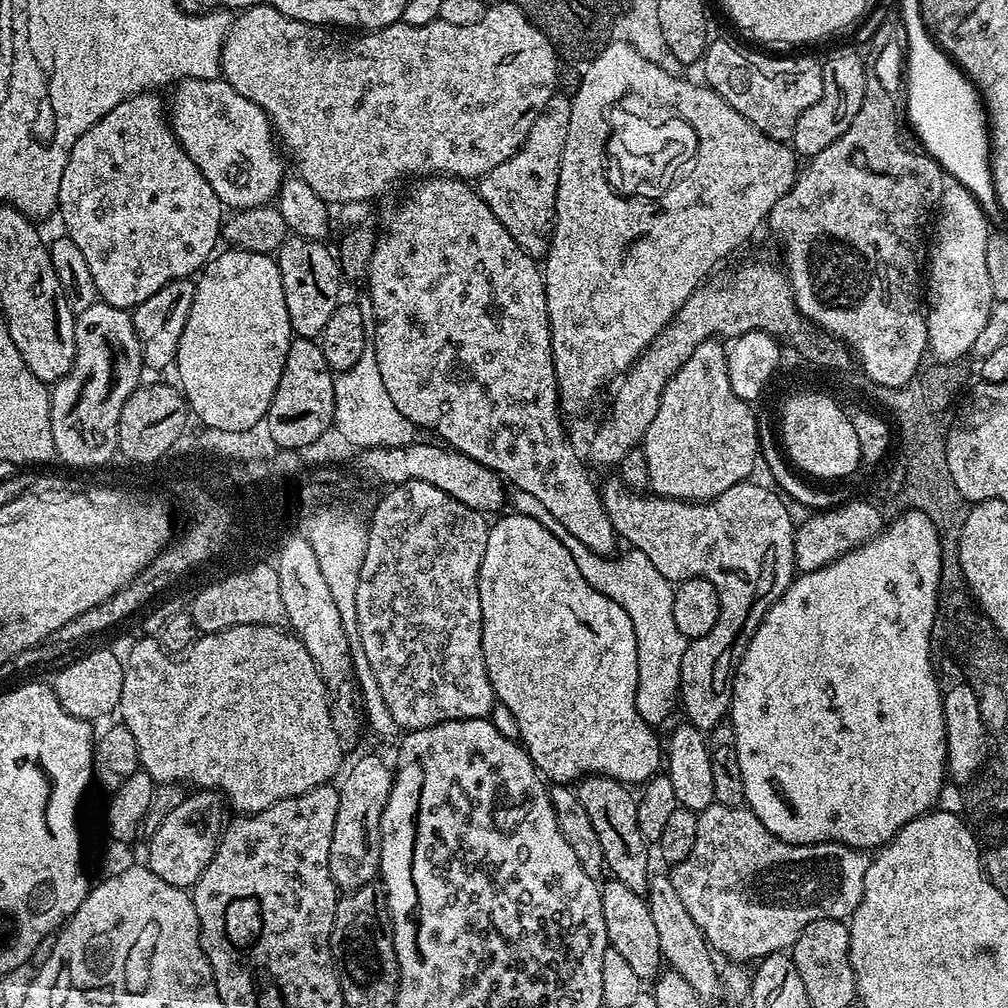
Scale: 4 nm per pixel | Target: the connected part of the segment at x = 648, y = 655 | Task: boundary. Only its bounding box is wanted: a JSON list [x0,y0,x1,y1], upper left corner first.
[564,536,687,726]

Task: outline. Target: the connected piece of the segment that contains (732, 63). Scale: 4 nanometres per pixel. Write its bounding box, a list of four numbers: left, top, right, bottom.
[703,39,824,141]

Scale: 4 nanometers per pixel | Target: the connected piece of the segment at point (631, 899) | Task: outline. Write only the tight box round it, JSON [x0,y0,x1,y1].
[599,878,662,982]

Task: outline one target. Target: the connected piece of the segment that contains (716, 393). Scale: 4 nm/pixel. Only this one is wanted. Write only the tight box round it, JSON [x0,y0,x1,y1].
[642,339,762,502]

